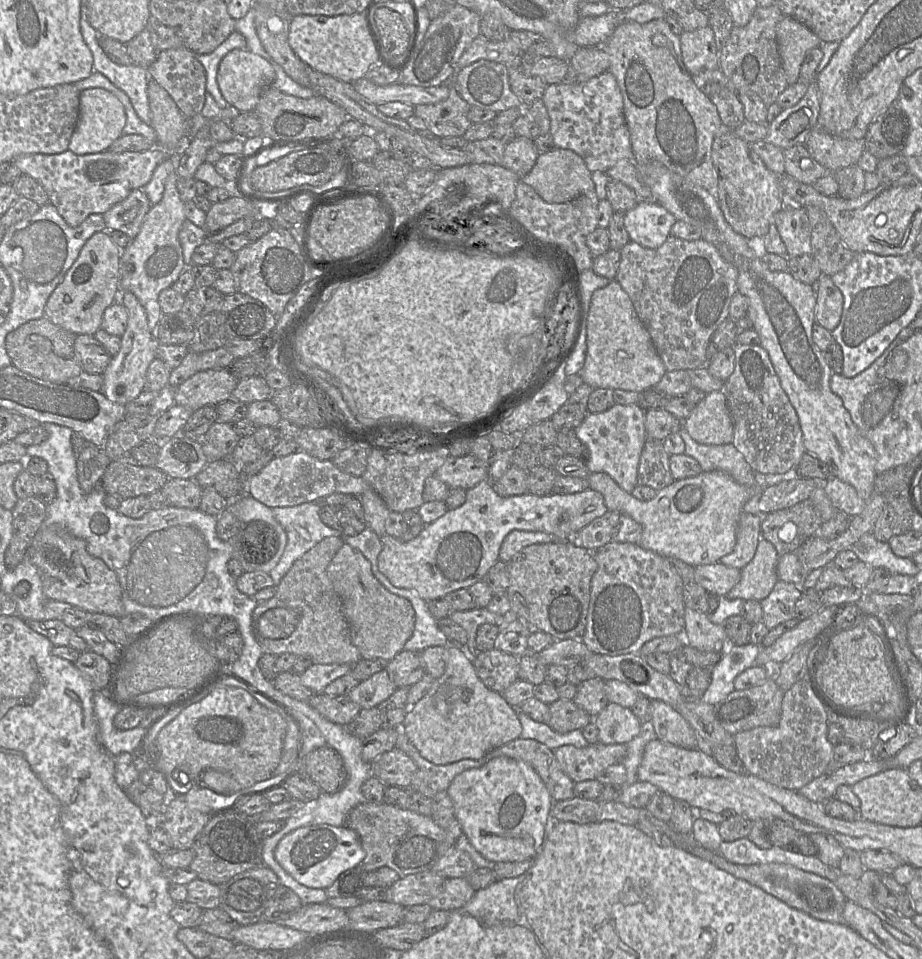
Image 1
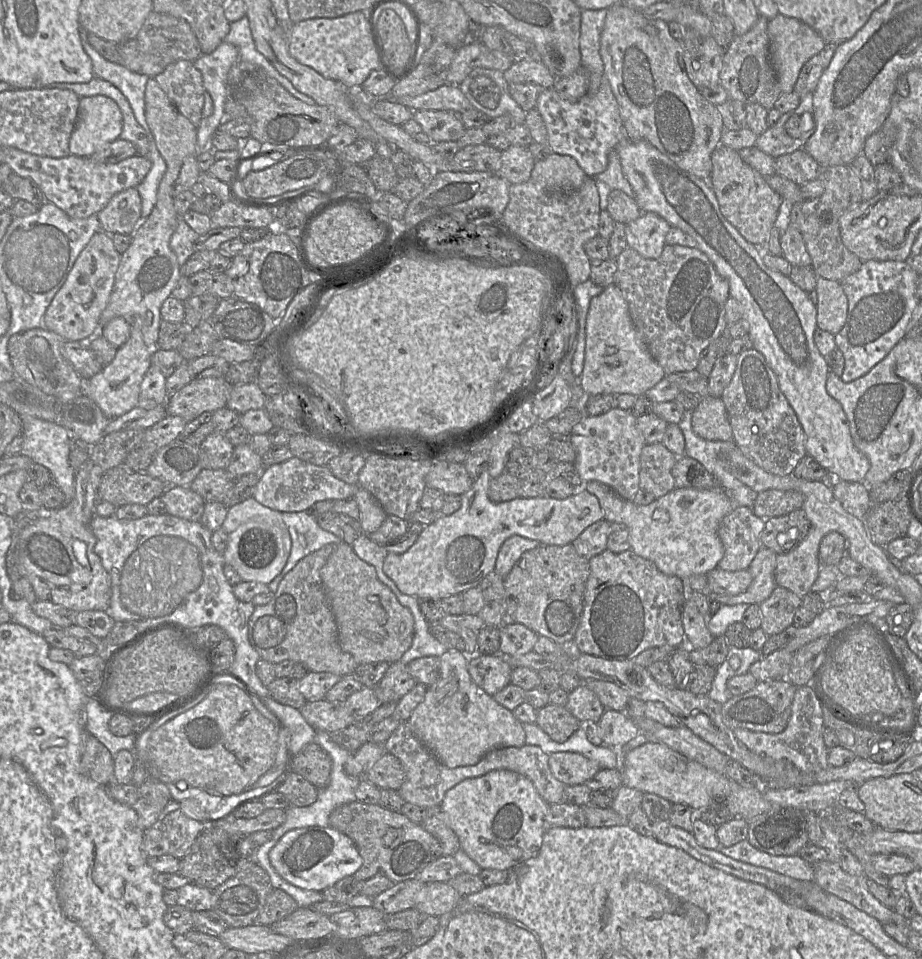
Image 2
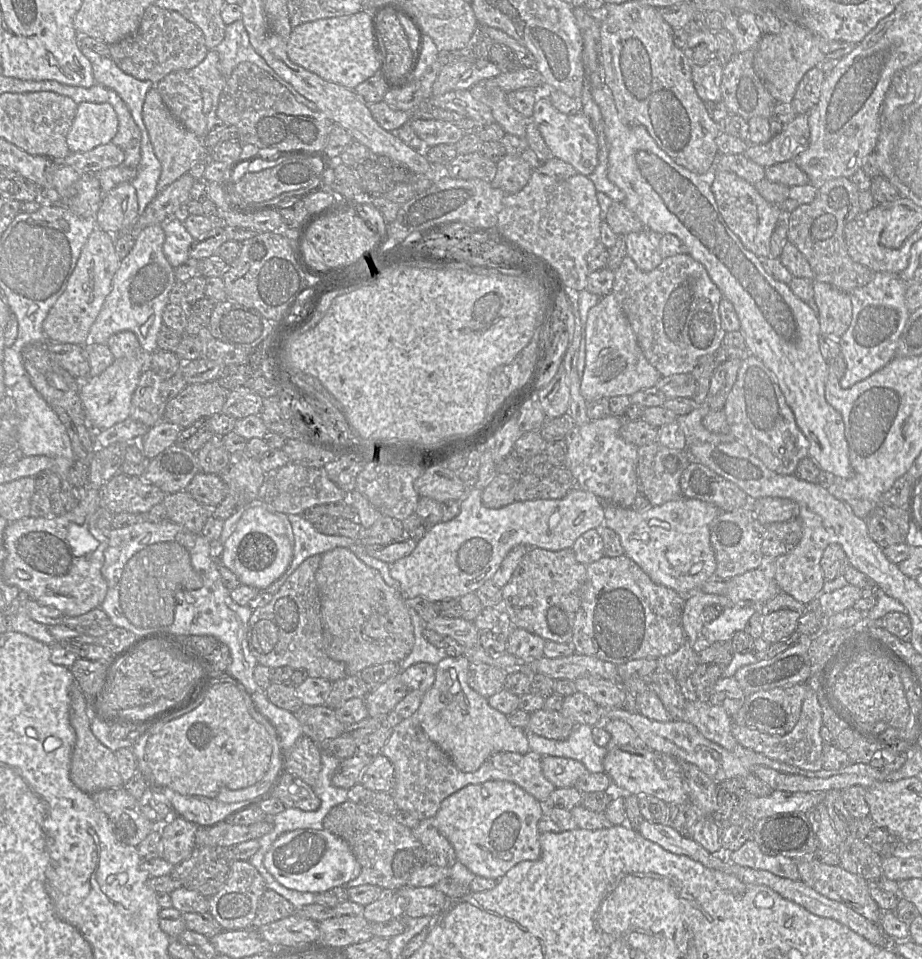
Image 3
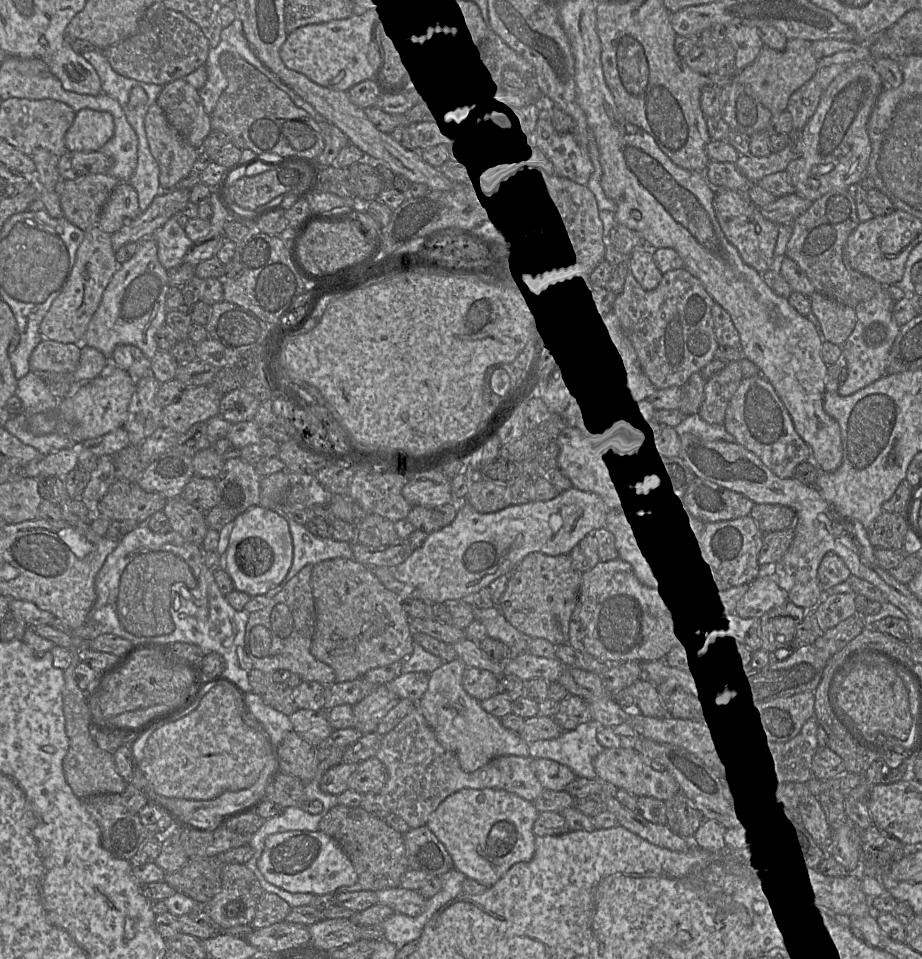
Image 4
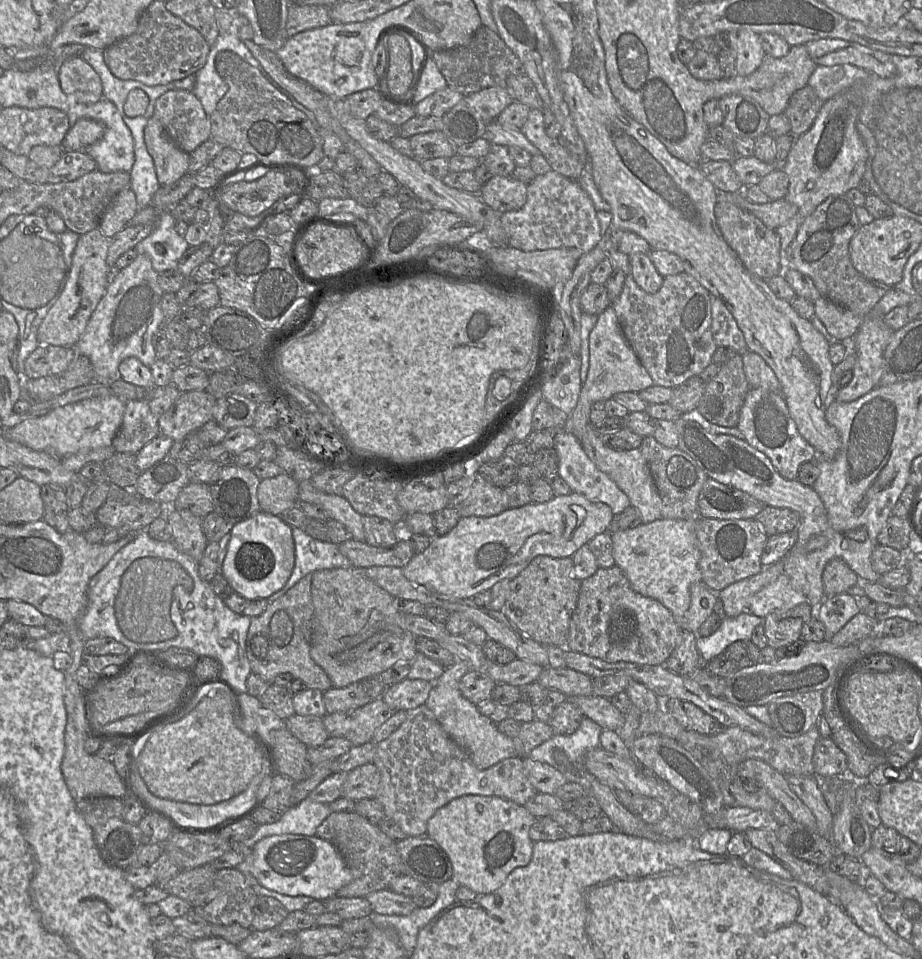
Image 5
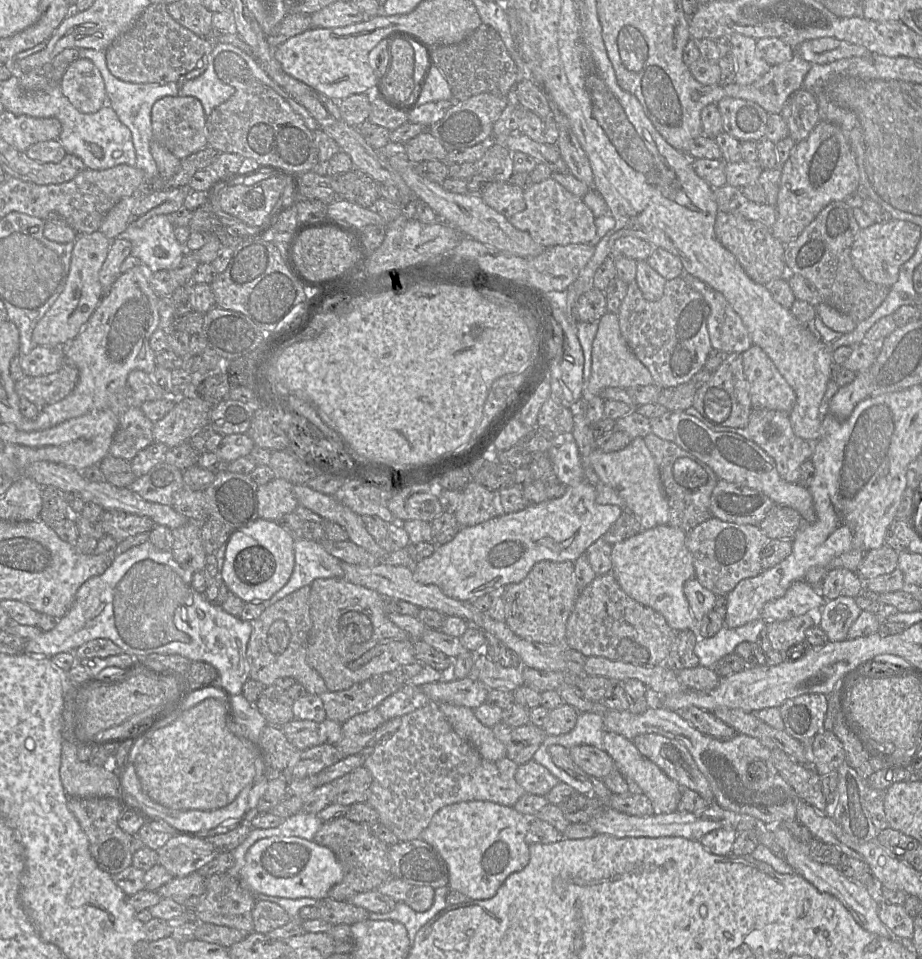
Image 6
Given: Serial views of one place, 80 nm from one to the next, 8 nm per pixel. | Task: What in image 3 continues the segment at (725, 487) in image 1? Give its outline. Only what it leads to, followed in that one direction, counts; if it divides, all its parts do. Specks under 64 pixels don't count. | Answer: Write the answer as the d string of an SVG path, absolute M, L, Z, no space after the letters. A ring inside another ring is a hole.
M681 497L644 511L612 503L603 503L603 508L604 526L618 534L624 555L633 560L654 583L687 597L714 578L717 564L710 542L710 524L721 512L716 506Z

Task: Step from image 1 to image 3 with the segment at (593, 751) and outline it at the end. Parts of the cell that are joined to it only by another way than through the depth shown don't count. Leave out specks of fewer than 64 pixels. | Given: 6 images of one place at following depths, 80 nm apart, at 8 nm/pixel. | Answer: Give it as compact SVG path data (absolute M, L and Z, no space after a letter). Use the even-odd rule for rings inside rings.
M555 756L542 757L541 769L545 778L555 788L573 787L577 780L590 774L581 762Z

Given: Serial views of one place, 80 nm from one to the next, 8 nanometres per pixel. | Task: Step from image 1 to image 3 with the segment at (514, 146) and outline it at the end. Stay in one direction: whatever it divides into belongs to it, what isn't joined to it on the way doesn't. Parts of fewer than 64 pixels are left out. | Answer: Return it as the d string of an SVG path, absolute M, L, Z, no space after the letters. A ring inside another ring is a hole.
M504 155L497 162L497 171L491 185L505 194L515 194L528 183L533 169L521 155Z

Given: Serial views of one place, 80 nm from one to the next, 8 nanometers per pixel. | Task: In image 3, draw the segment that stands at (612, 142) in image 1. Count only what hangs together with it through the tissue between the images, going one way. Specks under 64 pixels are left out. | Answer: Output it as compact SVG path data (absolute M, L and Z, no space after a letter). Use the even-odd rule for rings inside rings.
M546 90L540 91L531 119L538 127L553 157L571 164L578 174L589 176L598 164L598 139L590 118L579 111L564 114L552 104Z

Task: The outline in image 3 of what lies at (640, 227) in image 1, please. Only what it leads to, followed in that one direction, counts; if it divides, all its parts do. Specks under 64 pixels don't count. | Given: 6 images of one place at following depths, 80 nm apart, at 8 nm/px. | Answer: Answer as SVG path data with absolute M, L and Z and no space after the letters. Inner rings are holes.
M648 229L632 232L625 236L627 255L642 271L652 271L662 262L661 236L661 234Z

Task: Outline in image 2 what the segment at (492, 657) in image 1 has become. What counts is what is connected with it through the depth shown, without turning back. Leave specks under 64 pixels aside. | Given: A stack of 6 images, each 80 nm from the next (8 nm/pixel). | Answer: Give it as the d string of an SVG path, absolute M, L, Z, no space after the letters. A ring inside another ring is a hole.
M477 653L468 657L468 672L471 679L490 696L511 684L512 670L506 657L500 653L490 655Z

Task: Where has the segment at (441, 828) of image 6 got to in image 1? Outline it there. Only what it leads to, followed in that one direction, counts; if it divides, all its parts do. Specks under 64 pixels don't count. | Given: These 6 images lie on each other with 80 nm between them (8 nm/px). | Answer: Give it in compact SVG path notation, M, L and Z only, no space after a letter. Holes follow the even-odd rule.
M496 757L480 768L458 774L447 789L455 816L471 845L488 861L534 859L546 838L553 799L537 772L527 763Z

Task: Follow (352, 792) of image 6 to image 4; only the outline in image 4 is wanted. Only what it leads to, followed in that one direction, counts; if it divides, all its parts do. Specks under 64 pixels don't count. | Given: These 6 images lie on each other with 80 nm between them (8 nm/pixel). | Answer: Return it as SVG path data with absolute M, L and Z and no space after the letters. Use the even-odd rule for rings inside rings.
M376 757L358 763L348 779L348 789L359 793L381 793L388 781L385 765Z

